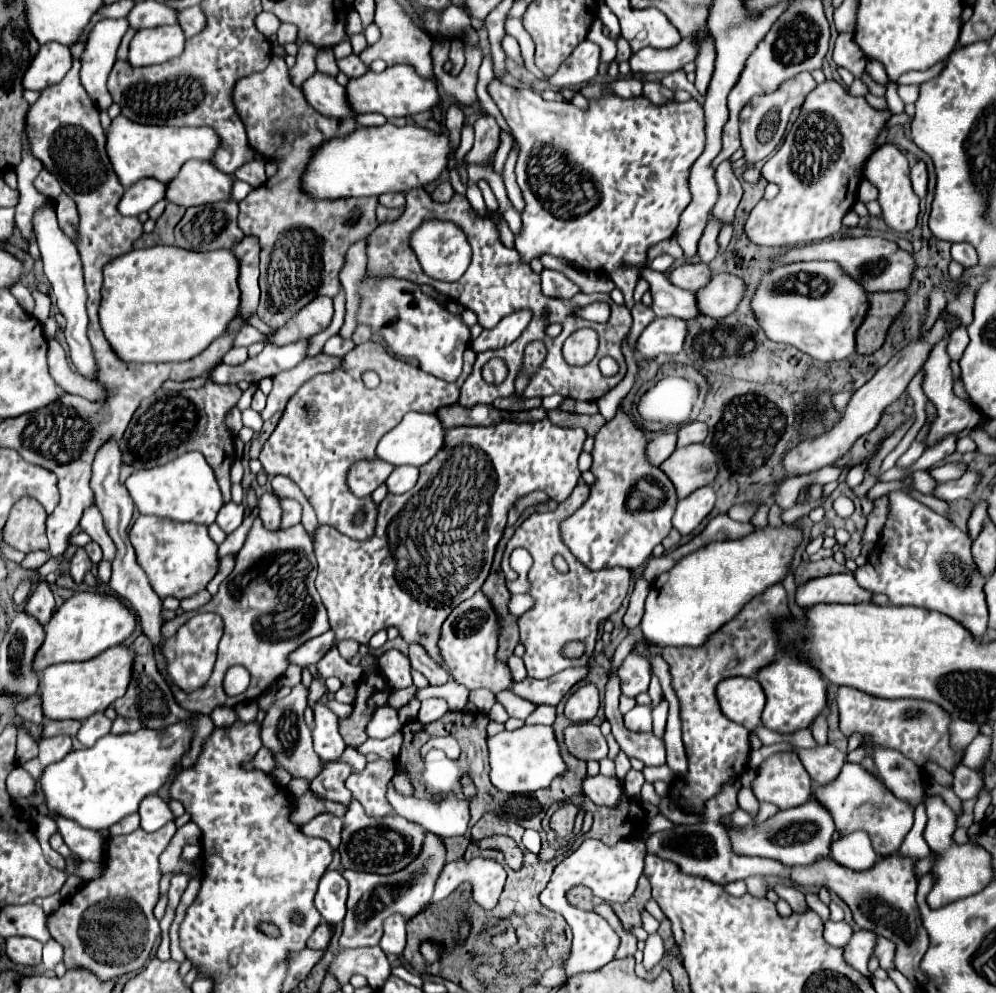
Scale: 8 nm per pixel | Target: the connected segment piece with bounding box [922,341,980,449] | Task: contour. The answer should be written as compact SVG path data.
M942 341L940 345L936 345L931 351L928 361L923 366L924 368L924 379L922 382L922 389L927 398L934 404L936 407L936 417L932 419L930 423L930 429L928 429L928 435L924 439L924 447L930 449L934 445L938 445L944 437L948 435L960 435L964 429L970 429L970 427L976 427L980 423L980 413L978 409L960 399L958 395L954 395L952 391L952 371L950 371L950 357L946 353L946 341Z

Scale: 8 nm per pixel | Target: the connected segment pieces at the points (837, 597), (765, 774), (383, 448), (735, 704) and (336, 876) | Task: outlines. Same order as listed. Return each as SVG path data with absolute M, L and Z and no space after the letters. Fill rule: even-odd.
M852 573L812 579L796 591L796 601L802 607L814 607L818 603L870 603L872 597L874 593L860 587Z
M782 751L760 763L752 781L752 793L760 803L790 809L810 799L812 779L796 751Z
M406 413L404 419L380 439L376 453L378 453L380 459L384 459L384 461L388 461L396 467L400 467L400 465L422 467L444 447L444 435L446 435L446 429L444 429L444 425L442 425L442 421L438 419L436 413L432 413L432 415Z
M730 677L716 687L718 703L724 715L754 731L762 725L762 709L766 703L760 683L752 677Z
M326 871L314 899L314 907L330 923L342 923L346 915L348 883L340 871Z

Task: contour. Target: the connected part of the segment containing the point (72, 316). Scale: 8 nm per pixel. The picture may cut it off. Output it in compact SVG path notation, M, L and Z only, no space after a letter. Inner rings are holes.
M46 201L34 211L34 235L40 247L40 255L44 261L44 273L52 285L52 295L56 299L56 305L60 313L66 319L66 341L70 345L70 359L76 365L78 373L82 373L88 379L94 379L94 355L90 341L86 337L86 327L88 327L88 315L86 315L86 291L84 291L84 277L82 277L82 261L78 259L78 249L74 241L58 227L58 217L54 211L52 201Z

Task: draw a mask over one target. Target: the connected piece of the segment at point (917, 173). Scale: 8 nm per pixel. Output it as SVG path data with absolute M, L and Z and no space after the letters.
M918 161L918 163L912 167L910 177L912 177L914 193L916 193L920 199L924 199L924 197L926 197L926 185L928 185L928 173L926 173L924 161Z

